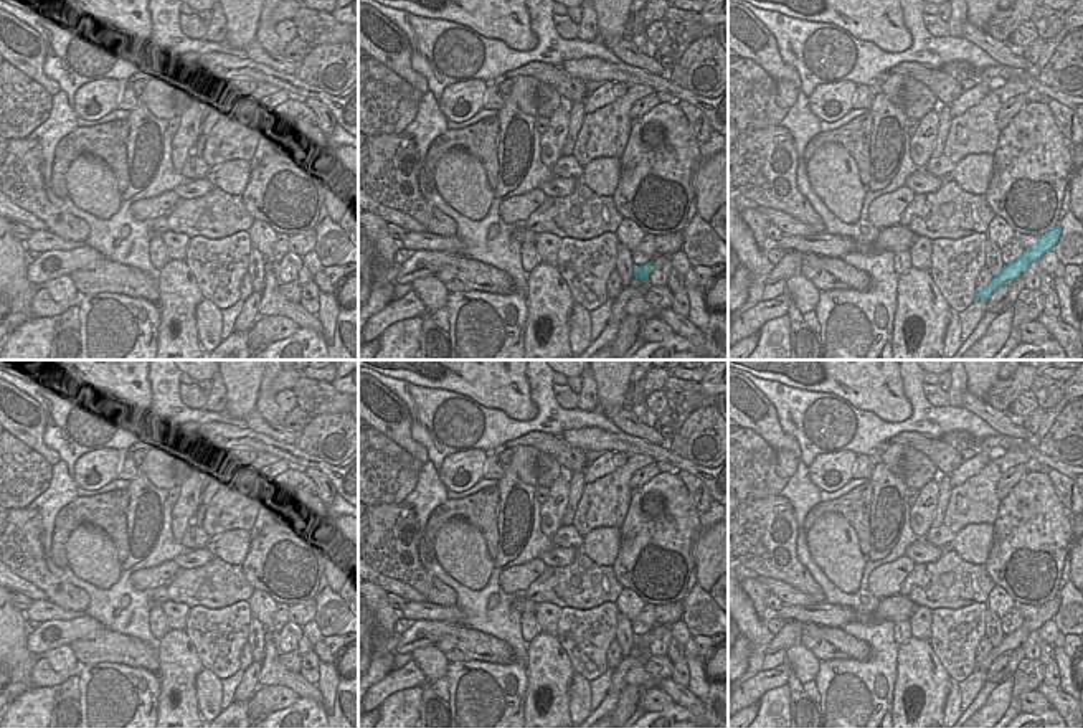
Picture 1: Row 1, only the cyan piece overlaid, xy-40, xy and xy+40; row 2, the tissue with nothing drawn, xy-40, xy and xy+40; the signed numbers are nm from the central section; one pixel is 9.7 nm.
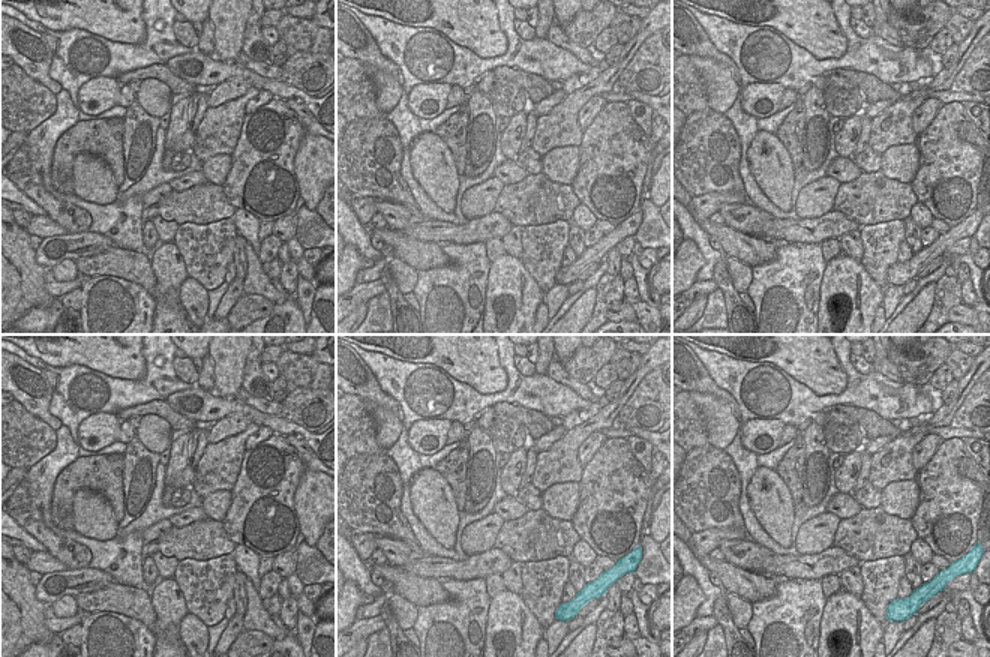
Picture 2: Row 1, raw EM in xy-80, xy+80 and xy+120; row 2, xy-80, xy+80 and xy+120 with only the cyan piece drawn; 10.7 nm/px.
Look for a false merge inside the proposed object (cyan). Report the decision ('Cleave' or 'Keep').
Keep

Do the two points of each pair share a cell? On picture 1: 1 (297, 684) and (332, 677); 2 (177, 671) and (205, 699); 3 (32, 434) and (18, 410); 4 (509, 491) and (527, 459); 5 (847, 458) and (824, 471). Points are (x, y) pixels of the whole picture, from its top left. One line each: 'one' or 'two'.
1: two
2: two
3: one
4: two
5: one

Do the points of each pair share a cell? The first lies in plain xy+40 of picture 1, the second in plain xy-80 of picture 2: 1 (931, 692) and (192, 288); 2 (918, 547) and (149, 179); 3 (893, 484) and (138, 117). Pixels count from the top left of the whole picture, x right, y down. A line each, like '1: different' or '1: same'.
1: different
2: different
3: same

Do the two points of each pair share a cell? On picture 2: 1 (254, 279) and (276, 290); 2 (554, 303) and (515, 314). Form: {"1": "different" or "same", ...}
{"1": "same", "2": "different"}

